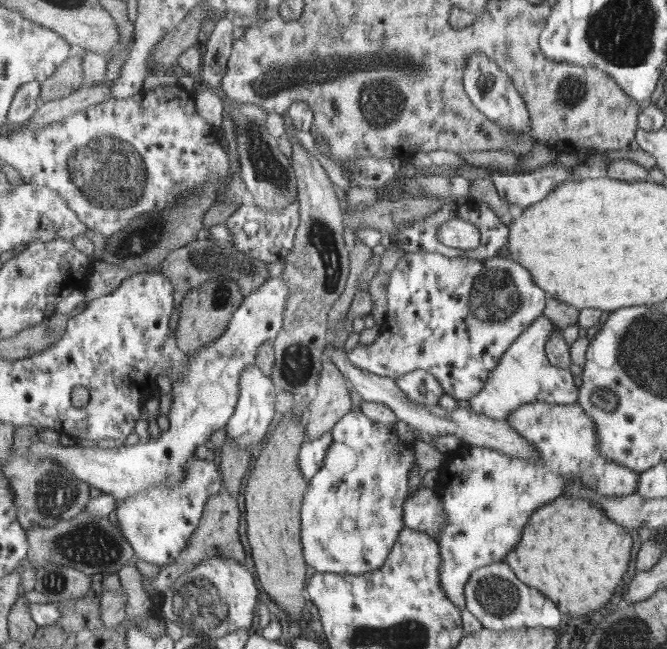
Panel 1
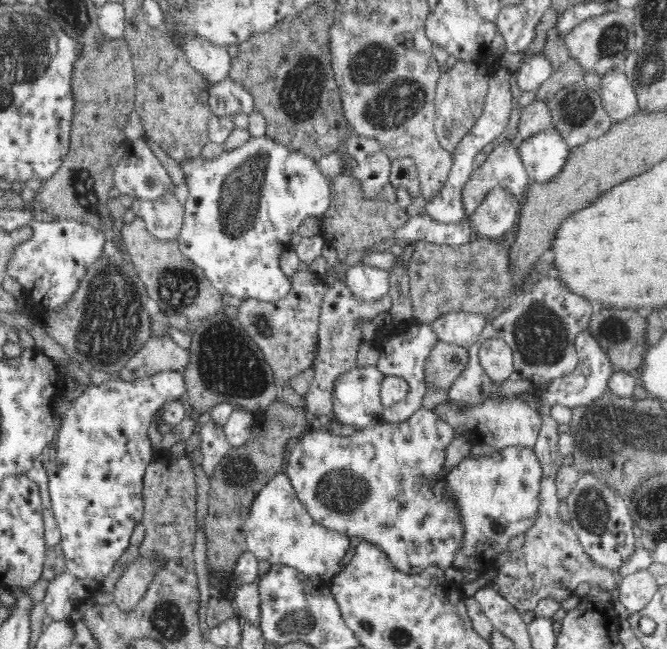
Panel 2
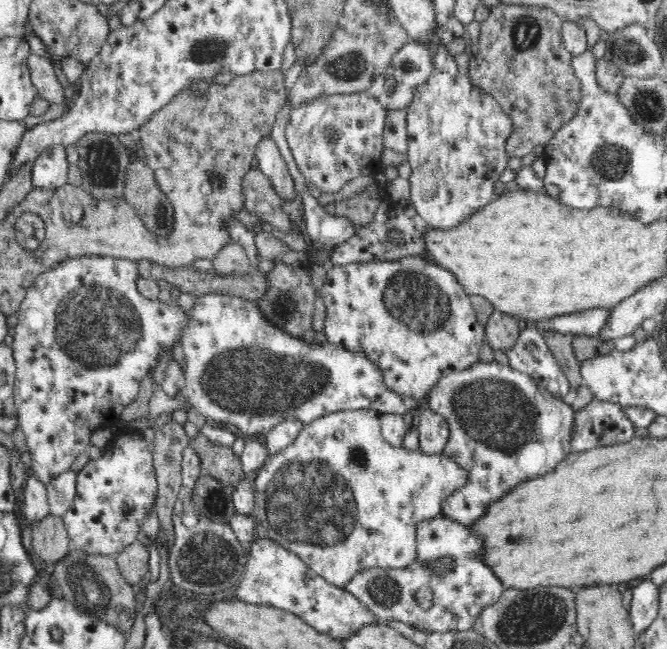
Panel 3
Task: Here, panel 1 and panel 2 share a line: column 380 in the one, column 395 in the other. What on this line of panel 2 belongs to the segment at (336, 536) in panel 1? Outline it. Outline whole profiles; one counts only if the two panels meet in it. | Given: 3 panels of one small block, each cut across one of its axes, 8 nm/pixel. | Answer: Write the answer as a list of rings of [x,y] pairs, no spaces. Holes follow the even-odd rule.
[[[425,407],[402,422],[382,420],[350,436],[331,434],[316,423],[291,450],[286,475],[316,524],[377,546],[394,568],[404,574],[418,574],[430,566],[445,571],[453,567],[456,554],[464,546],[462,511],[447,482],[446,448],[454,437],[454,427]]]

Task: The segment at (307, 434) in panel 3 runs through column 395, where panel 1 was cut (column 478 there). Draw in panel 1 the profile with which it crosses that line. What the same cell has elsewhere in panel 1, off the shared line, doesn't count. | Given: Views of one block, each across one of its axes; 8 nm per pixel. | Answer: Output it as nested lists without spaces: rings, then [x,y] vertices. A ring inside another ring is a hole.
[[[542,401],[529,403],[511,413],[508,422],[525,436],[525,440],[531,446],[535,446],[539,450],[539,454],[541,454],[539,461],[511,457],[501,450],[466,443],[459,449],[446,454],[445,461],[442,463],[443,467],[447,464],[455,464],[459,460],[459,466],[461,466],[461,460],[463,460],[463,476],[461,478],[463,478],[465,488],[461,490],[461,494],[455,494],[455,496],[439,494],[439,498],[443,500],[443,510],[447,514],[447,523],[443,525],[441,533],[437,535],[439,550],[442,551],[443,556],[441,572],[443,590],[447,590],[447,596],[451,598],[451,602],[455,602],[455,606],[459,606],[461,610],[464,610],[465,604],[467,604],[465,584],[467,584],[469,576],[487,564],[505,561],[513,548],[521,542],[523,528],[527,526],[529,518],[541,506],[549,504],[555,498],[577,496],[577,485],[575,484],[583,484],[589,490],[597,490],[601,496],[631,495],[639,489],[641,474],[619,466],[617,462],[609,462],[605,458],[602,451],[599,450],[599,430],[595,426],[595,422],[591,420],[591,416],[578,403],[573,405],[551,405]]]

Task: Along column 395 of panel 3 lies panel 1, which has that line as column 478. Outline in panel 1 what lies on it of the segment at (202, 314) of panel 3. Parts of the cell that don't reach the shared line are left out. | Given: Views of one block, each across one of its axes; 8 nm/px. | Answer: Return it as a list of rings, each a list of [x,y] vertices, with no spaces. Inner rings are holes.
[[[543,315],[519,336],[517,342],[503,354],[502,361],[497,368],[490,372],[487,384],[479,395],[466,403],[474,412],[485,414],[494,419],[508,420],[511,413],[522,405],[538,403],[539,401],[551,405],[573,405],[578,403],[579,389],[575,384],[573,374],[567,369],[555,367],[546,353],[546,343],[550,336],[559,331],[552,320]]]

